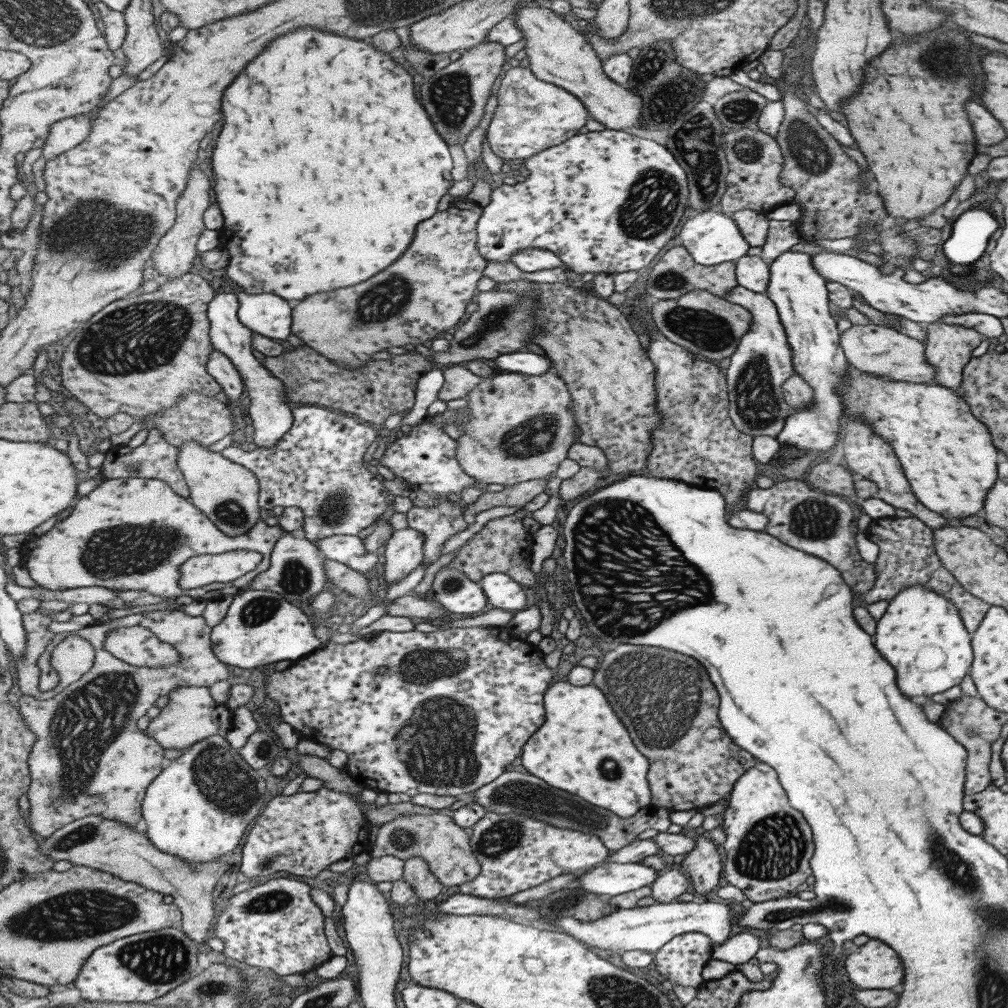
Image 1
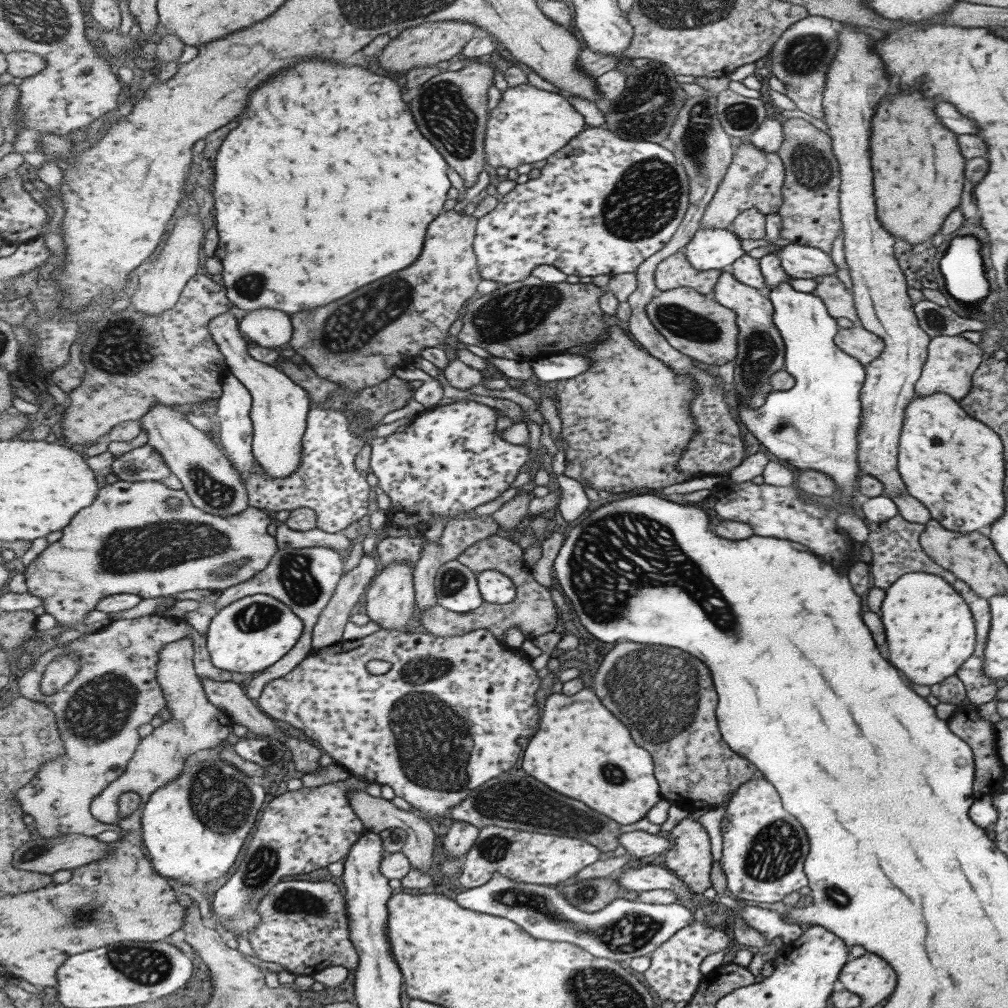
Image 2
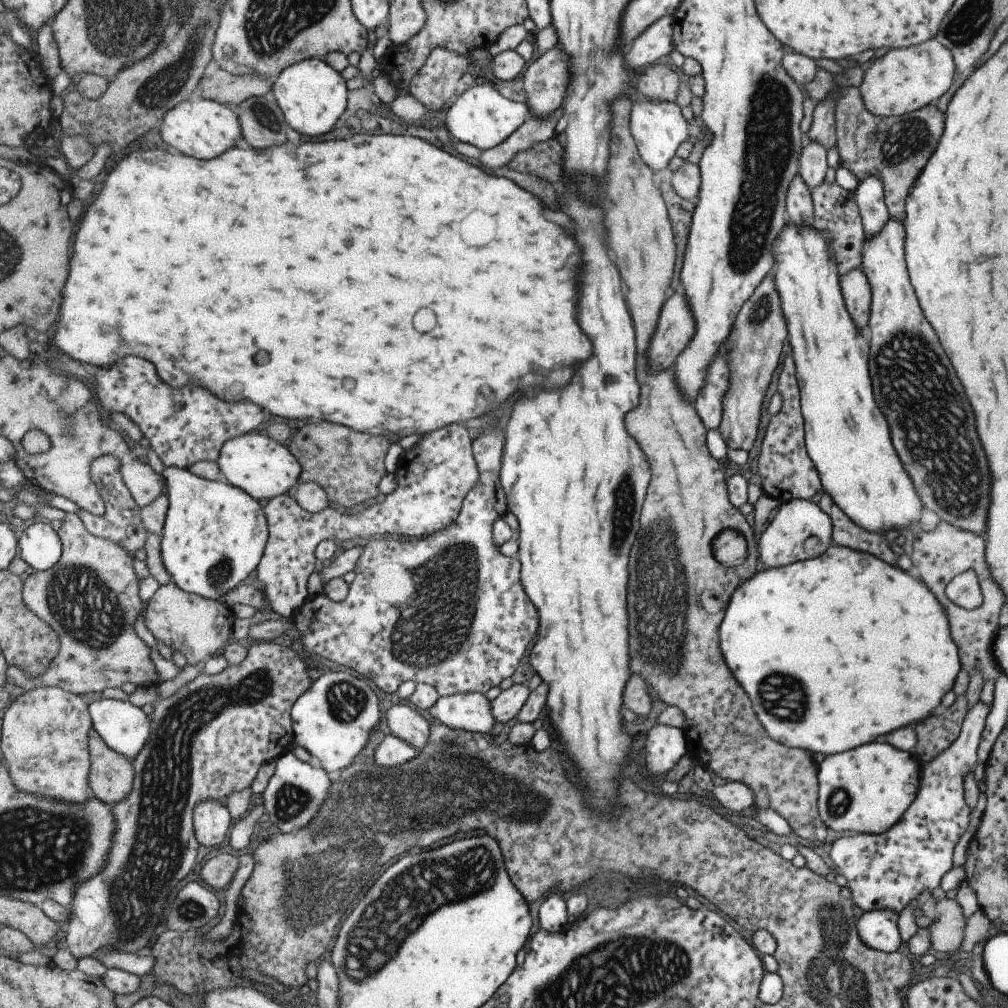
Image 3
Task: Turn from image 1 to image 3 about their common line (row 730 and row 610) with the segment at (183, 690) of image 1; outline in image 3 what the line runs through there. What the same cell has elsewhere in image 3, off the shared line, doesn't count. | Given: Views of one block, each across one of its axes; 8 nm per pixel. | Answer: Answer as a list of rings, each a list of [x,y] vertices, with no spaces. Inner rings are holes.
[[[177,584],[159,586],[155,596],[149,600],[149,608],[145,610],[145,626],[155,636],[155,640],[171,648],[173,654],[185,654],[191,666],[201,664],[209,656],[225,652],[229,642],[233,640],[235,620],[237,618],[231,614],[227,604],[183,592],[181,588],[177,588]]]

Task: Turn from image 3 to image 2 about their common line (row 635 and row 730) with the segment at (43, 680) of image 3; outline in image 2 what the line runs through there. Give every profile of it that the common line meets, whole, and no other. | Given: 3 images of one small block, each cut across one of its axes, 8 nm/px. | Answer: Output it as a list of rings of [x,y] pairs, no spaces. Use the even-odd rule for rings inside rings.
[[[157,614],[137,620],[119,620],[97,634],[77,638],[65,646],[57,644],[55,648],[39,654],[33,670],[23,674],[23,678],[19,680],[21,698],[51,706],[51,710],[57,714],[59,732],[65,740],[67,750],[67,756],[63,754],[49,760],[33,778],[33,782],[19,790],[21,806],[25,808],[25,814],[35,820],[37,832],[43,838],[57,838],[65,834],[99,836],[103,832],[115,832],[119,836],[125,834],[119,824],[99,822],[93,816],[93,802],[129,770],[129,764],[137,756],[143,742],[139,726],[151,722],[155,716],[167,714],[169,702],[159,682],[159,654],[163,652],[163,646],[181,640],[195,642],[195,664],[201,680],[233,680],[231,672],[217,668],[217,664],[213,662],[213,656],[209,652],[209,630],[201,634],[185,620]],[[73,650],[79,652],[85,662],[81,674],[75,676],[75,680],[71,680],[59,694],[43,694],[41,682],[47,666],[63,656],[63,652]]]

